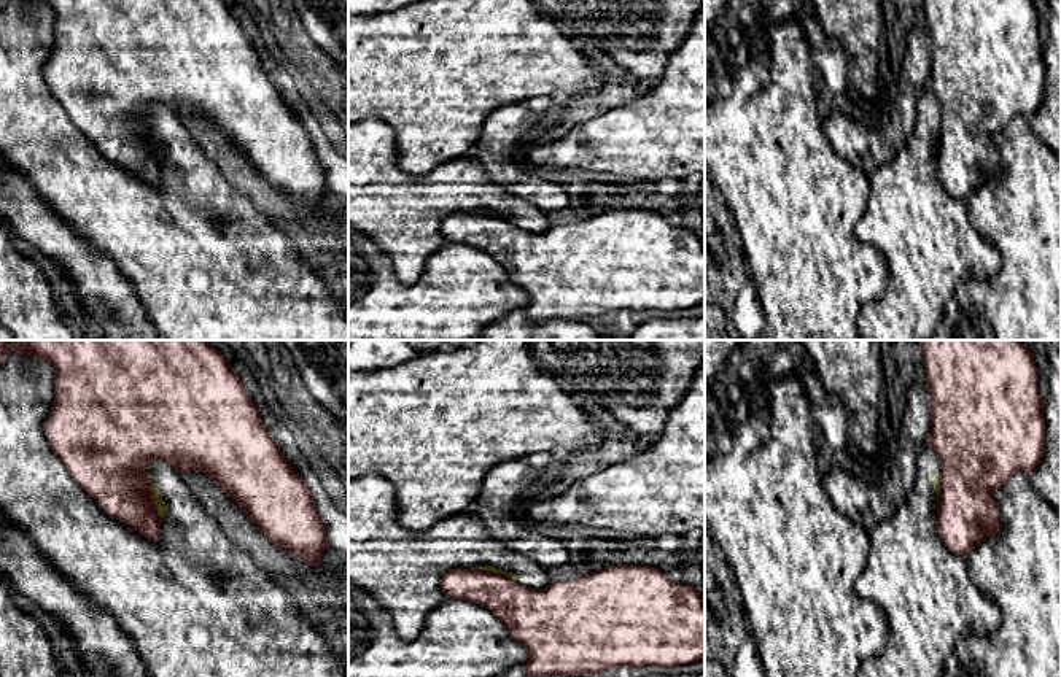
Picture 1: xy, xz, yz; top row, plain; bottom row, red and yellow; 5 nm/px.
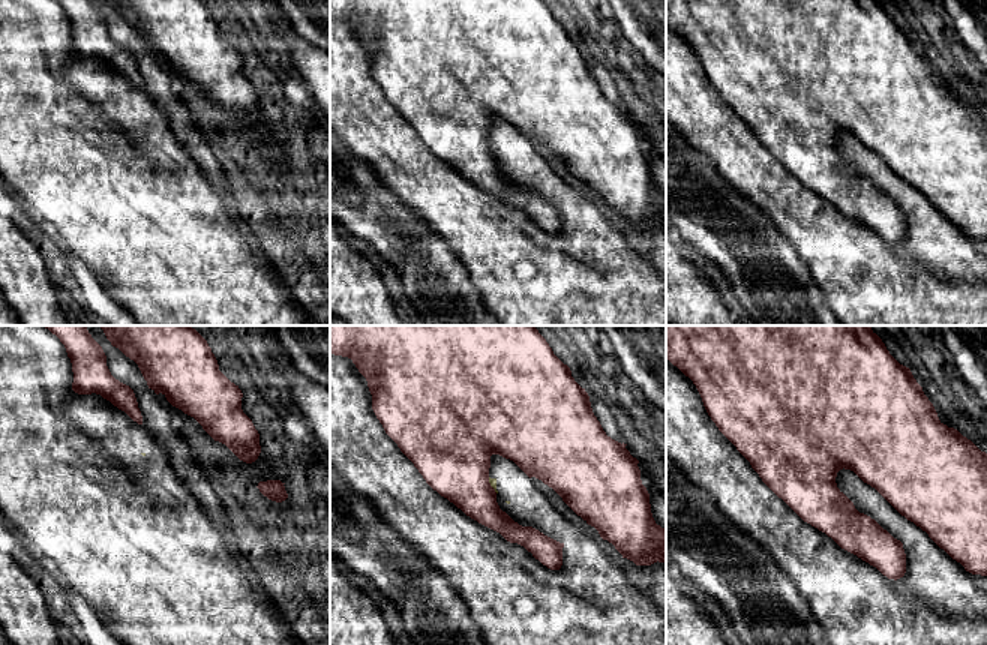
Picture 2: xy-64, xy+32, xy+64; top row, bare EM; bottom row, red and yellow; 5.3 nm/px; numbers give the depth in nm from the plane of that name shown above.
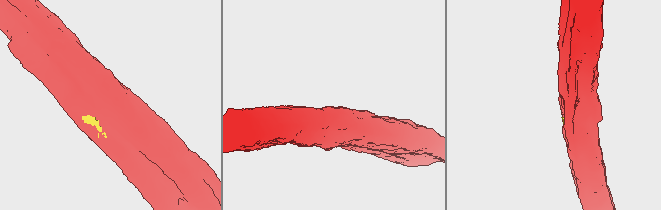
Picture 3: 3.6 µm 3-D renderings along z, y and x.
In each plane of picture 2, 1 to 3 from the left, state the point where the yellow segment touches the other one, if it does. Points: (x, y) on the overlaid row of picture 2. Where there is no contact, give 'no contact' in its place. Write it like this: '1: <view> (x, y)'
1: no contact
2: xy+32 (489, 485)
3: no contact

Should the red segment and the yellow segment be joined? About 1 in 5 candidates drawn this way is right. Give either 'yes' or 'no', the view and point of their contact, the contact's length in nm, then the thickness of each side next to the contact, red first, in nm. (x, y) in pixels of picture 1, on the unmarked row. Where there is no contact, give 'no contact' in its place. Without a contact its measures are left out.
no; contact xy (151, 140); length 240 nm; calibres 360 and 50 nm

